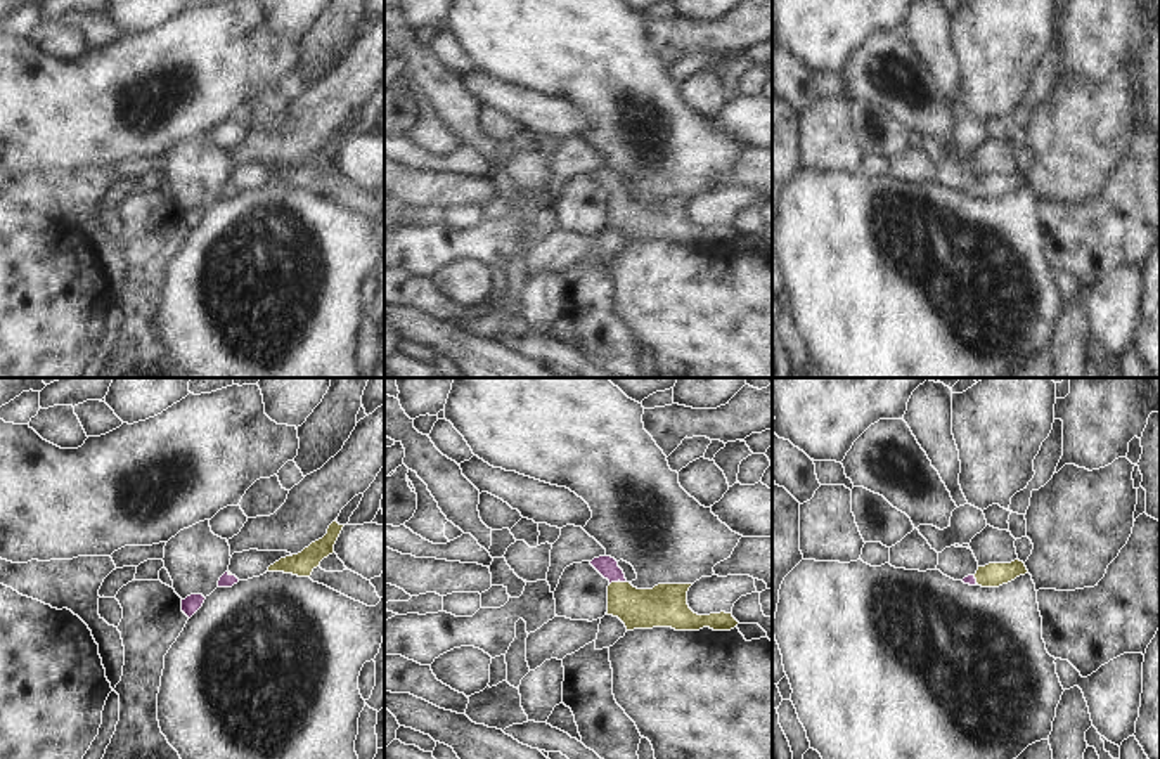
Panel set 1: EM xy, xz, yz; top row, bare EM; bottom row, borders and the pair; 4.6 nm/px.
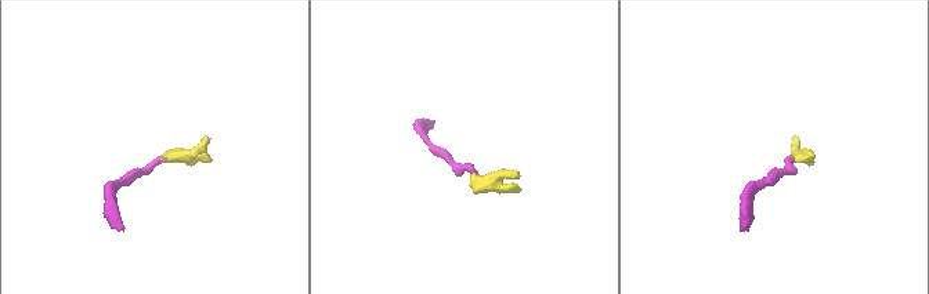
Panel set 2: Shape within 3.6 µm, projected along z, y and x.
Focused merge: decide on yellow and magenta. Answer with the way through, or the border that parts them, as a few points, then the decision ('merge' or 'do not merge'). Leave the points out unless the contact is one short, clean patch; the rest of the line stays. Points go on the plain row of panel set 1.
runs through xz (665, 217), (641, 217), (618, 193), (608, 179); merge

